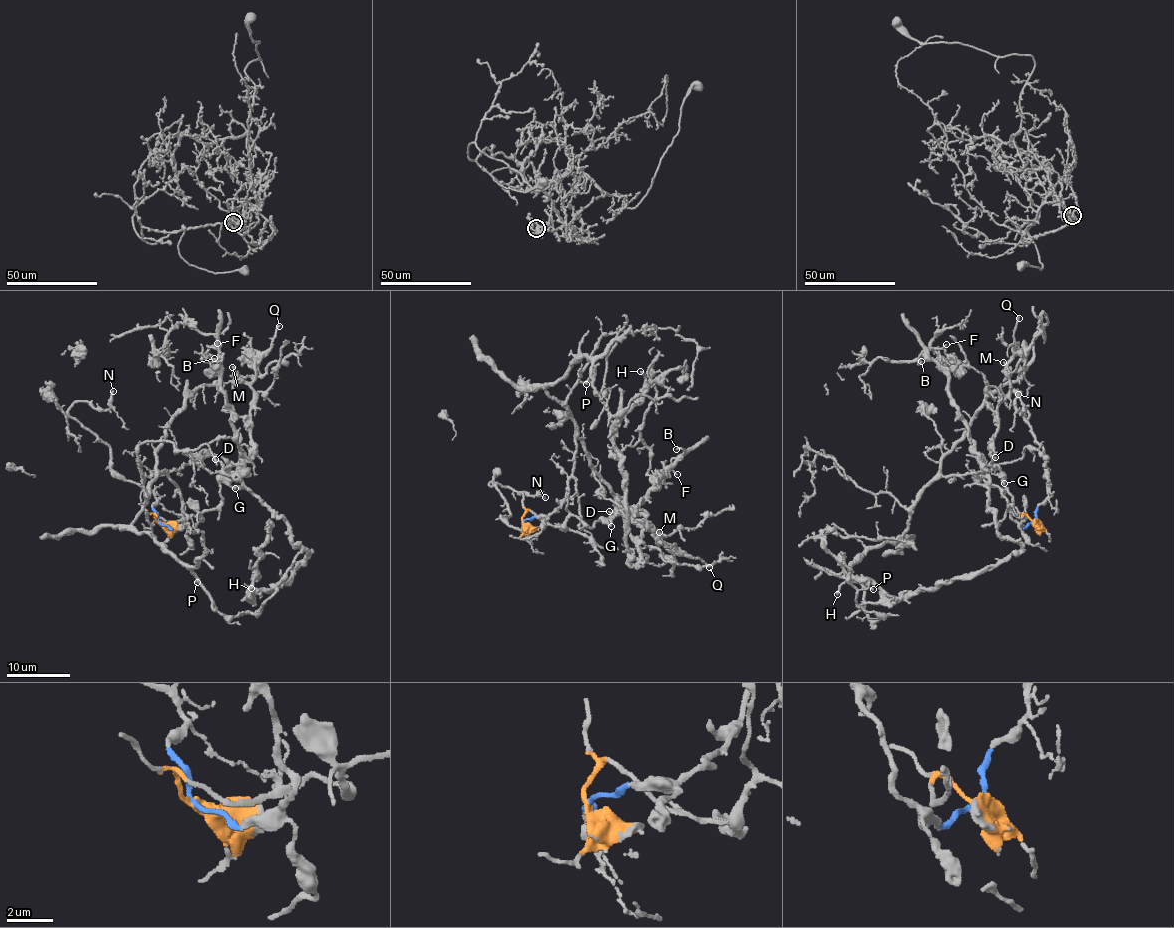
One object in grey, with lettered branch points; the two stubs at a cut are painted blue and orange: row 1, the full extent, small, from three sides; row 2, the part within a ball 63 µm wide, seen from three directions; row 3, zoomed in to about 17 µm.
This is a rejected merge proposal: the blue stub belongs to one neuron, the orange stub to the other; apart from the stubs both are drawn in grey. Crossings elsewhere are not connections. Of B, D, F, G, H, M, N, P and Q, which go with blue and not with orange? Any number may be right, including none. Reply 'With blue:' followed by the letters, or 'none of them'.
With blue: N, P

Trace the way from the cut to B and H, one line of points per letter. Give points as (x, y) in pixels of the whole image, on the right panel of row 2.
B: (1034, 522), (1008, 509), (1013, 500), (1001, 469), (983, 470), (948, 375), (922, 355), (922, 361)
H: (1034, 522), (1008, 509), (989, 465), (986, 506), (1019, 550), (935, 589), (889, 597), (860, 580), (836, 595)

